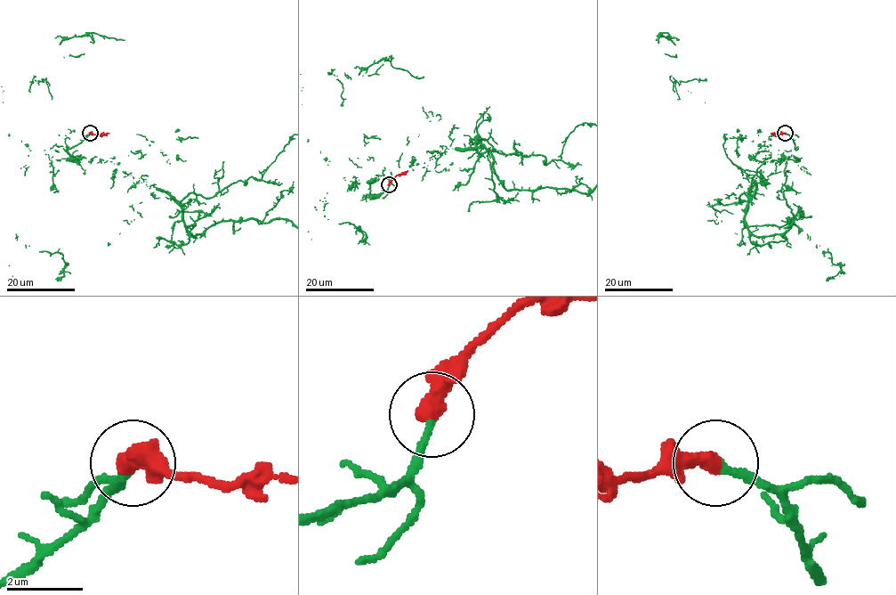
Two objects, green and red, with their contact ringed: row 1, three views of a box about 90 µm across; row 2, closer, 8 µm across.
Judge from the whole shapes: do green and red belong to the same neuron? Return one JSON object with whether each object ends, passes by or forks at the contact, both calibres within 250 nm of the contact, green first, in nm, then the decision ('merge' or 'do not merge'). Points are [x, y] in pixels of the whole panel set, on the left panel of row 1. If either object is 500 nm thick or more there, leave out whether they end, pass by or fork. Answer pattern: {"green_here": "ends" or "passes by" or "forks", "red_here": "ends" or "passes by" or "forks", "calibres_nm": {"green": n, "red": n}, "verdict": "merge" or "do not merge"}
{"green_here": "ends", "red_here": "ends", "calibres_nm": {"green": 190, "red": 480}, "verdict": "merge"}

